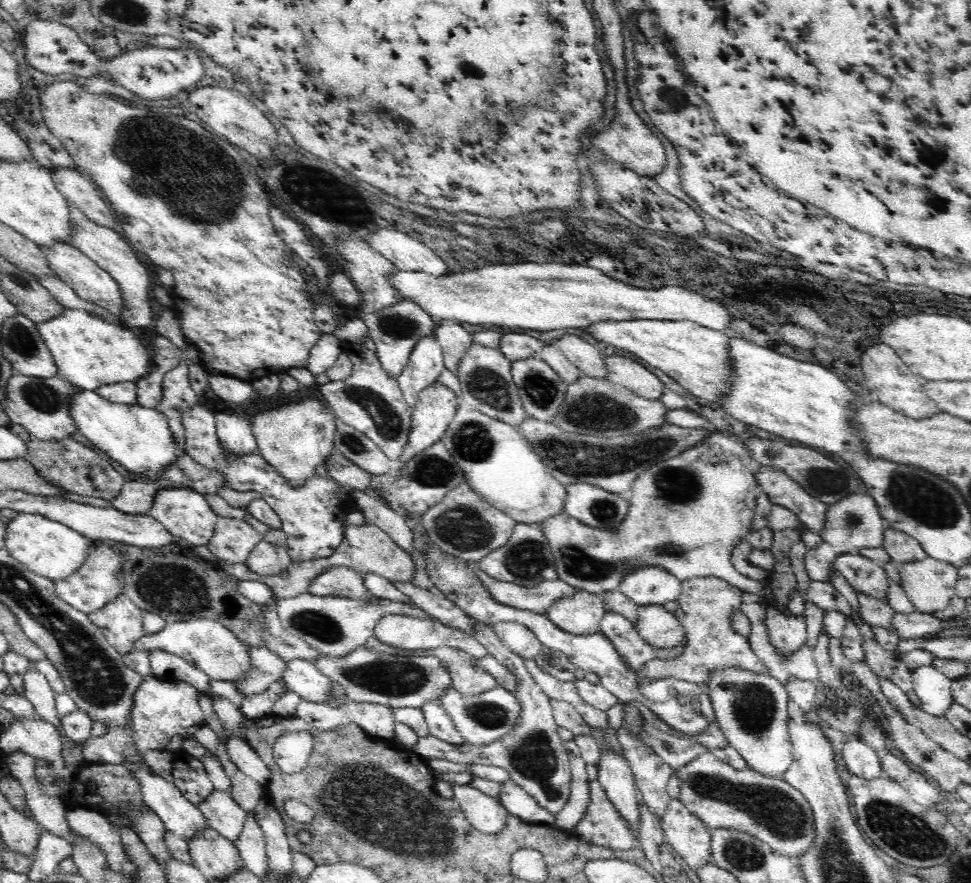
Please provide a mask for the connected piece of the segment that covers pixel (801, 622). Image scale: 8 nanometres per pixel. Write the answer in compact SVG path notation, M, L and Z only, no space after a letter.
M767 605L766 625L770 633L770 641L776 645L778 651L789 653L796 650L807 640L807 624L805 614L800 616L788 614Z

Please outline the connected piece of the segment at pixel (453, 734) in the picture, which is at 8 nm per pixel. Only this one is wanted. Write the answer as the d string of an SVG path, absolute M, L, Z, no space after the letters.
M438 701L424 702L421 708L423 709L430 735L436 736L436 738L452 745L456 745L456 747L464 747L467 744L462 739L454 723L452 723L450 716L444 713L444 709L440 707Z

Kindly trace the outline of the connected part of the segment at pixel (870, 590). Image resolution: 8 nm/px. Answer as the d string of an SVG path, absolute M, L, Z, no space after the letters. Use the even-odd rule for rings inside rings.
M851 552L840 555L838 560L835 560L833 568L856 591L887 602L886 587L889 579L882 566L874 564L874 561L857 552Z

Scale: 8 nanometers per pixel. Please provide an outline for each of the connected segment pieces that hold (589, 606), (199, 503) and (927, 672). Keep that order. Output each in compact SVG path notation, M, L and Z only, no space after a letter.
M574 589L571 595L558 597L546 615L566 632L578 634L598 631L607 610L603 598L584 589Z
M160 488L148 513L158 520L167 532L188 540L195 549L207 545L214 536L217 515L208 505L204 495L192 488Z
M933 665L916 667L912 672L913 690L921 701L920 708L928 714L942 716L954 703L953 681Z

